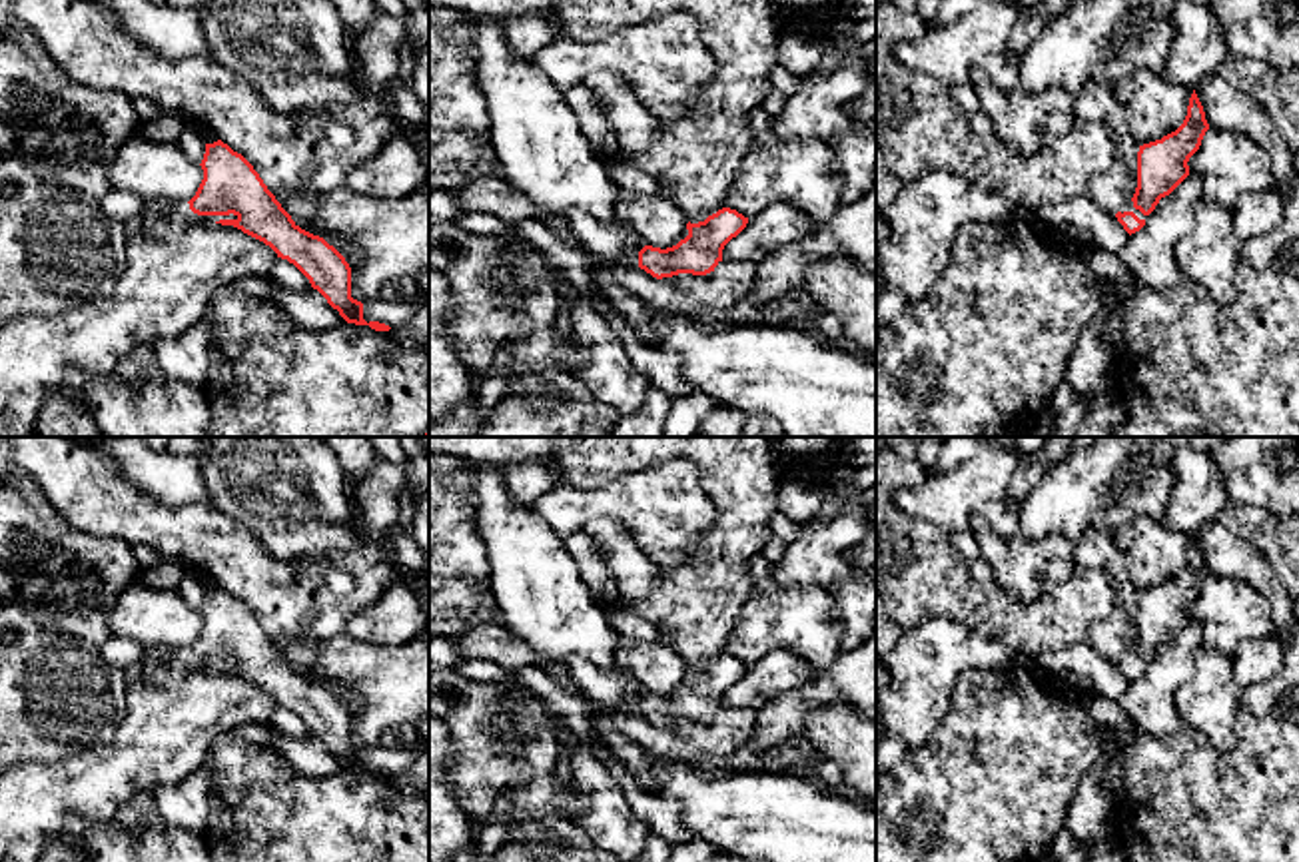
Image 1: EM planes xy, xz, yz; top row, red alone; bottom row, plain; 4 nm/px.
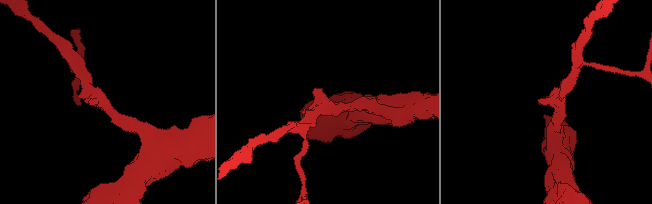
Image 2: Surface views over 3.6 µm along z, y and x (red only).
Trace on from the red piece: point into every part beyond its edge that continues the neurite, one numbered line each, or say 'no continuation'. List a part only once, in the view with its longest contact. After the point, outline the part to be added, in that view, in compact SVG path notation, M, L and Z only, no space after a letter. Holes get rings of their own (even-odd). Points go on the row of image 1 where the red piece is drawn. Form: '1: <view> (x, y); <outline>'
1: xy (160, 216); M148 200L140 225L156 235L180 235L192 221L216 223L219 219L237 219L237 216L198 216L188 202Z

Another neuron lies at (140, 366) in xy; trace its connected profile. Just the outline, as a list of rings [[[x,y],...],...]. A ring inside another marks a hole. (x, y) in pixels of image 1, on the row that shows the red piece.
[[[142,345],[134,349],[116,371],[122,379],[130,383],[150,383],[164,379],[152,345]]]

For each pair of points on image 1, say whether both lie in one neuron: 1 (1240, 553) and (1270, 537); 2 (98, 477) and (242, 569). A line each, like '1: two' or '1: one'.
1: two
2: one

